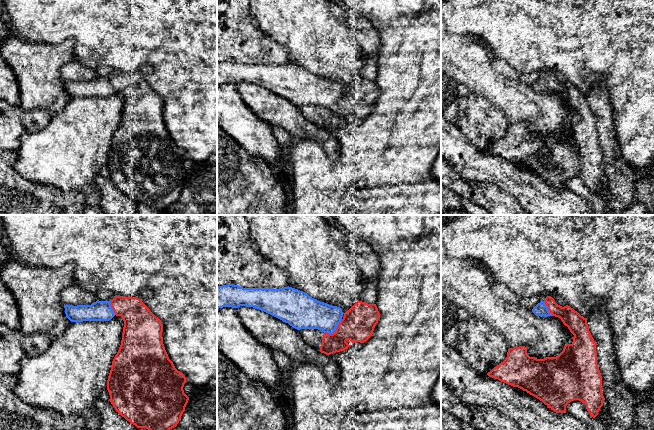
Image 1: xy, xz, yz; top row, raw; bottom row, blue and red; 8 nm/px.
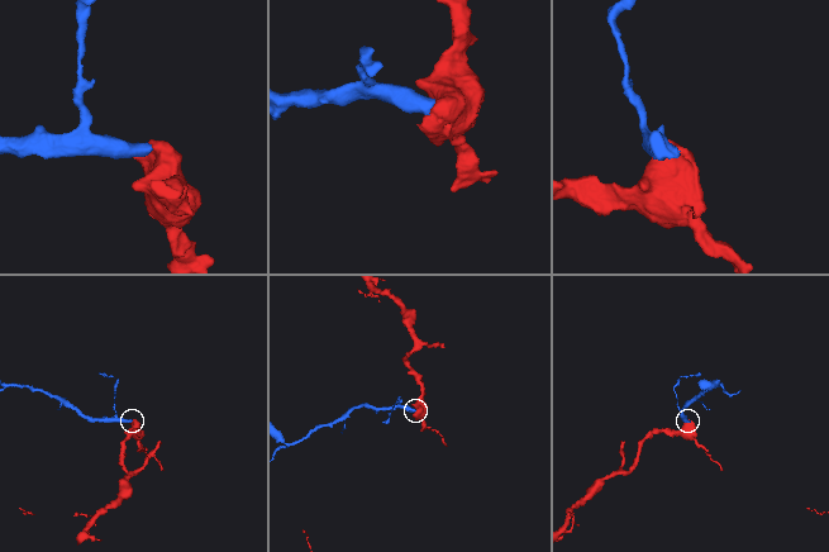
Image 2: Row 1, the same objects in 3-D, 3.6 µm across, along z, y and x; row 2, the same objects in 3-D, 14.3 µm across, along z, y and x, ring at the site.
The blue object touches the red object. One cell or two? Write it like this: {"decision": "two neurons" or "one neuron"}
{"decision": "one neuron"}

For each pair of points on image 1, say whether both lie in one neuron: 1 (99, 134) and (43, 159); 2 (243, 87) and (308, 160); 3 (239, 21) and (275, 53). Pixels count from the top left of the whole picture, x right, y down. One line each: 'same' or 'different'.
1: same
2: different
3: same

